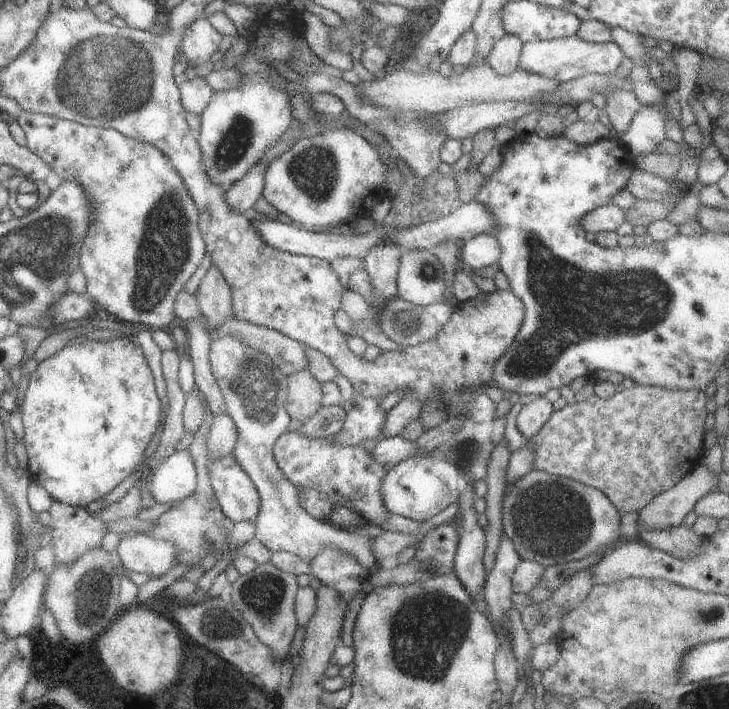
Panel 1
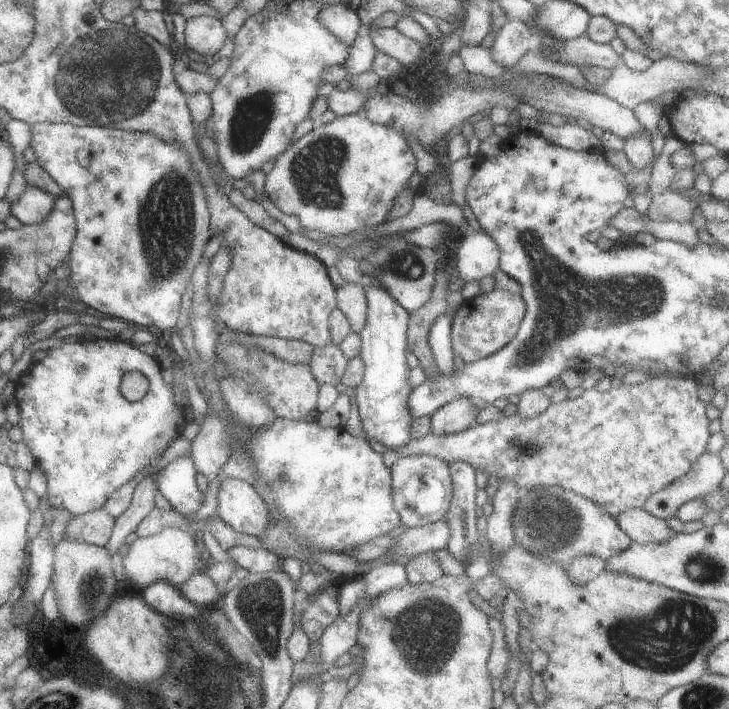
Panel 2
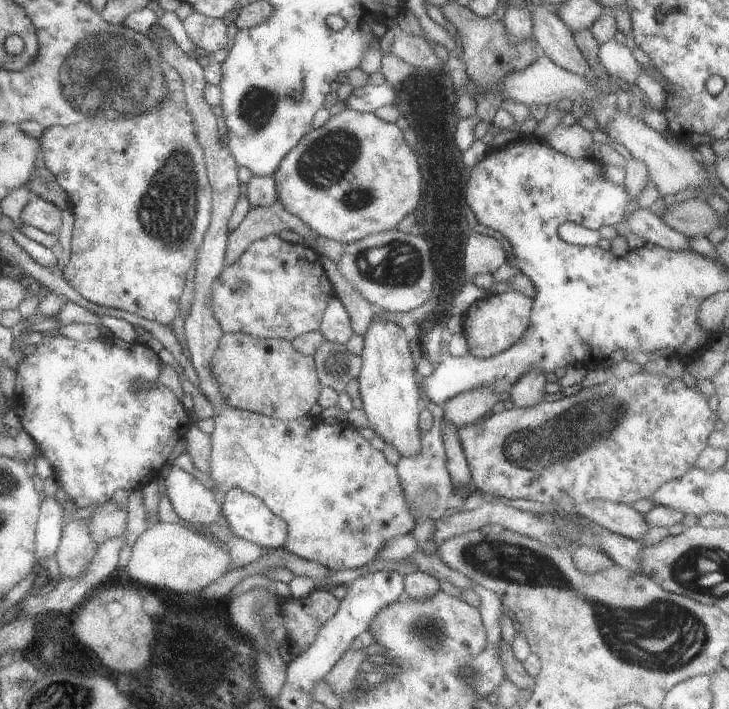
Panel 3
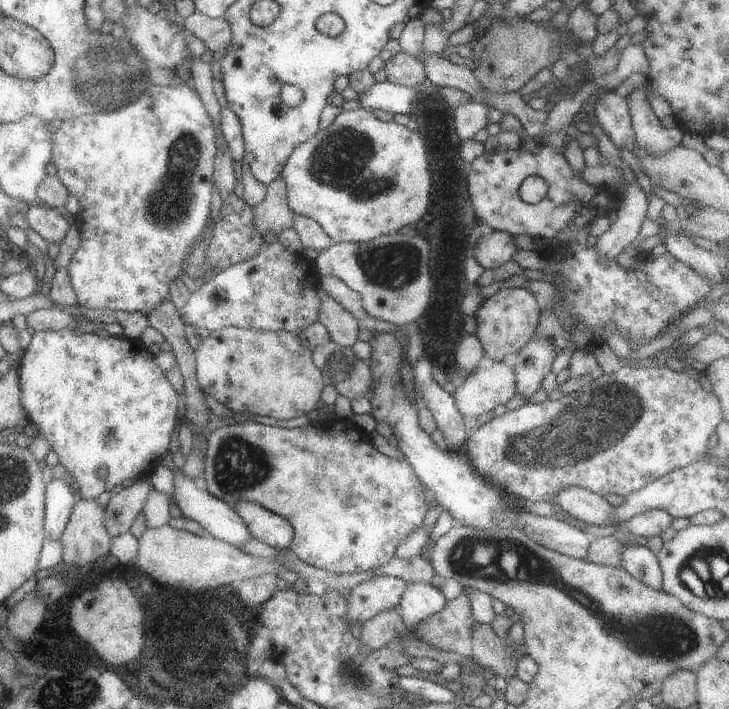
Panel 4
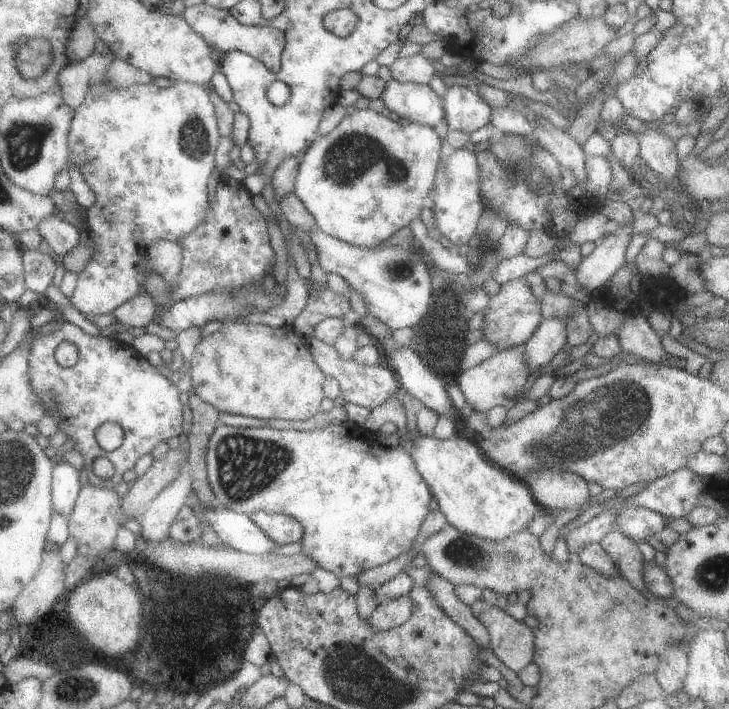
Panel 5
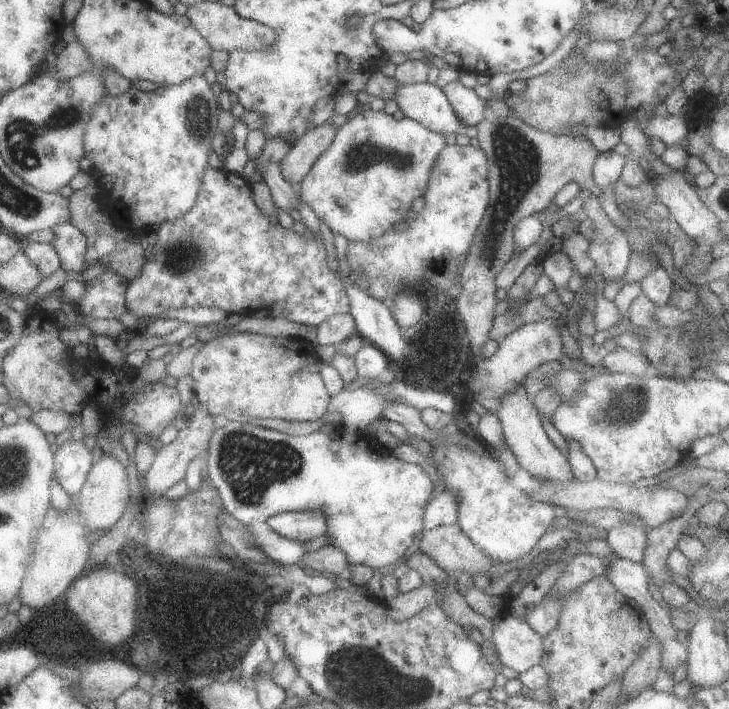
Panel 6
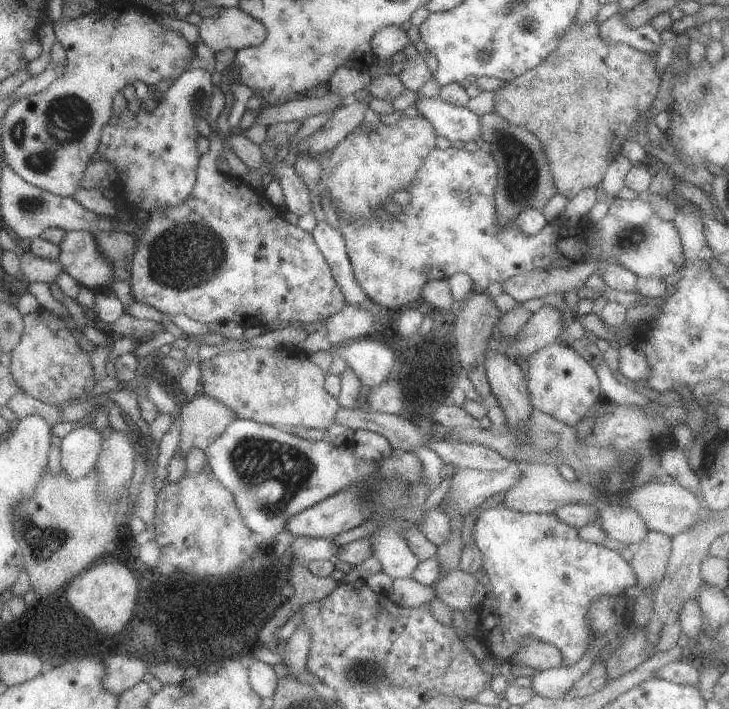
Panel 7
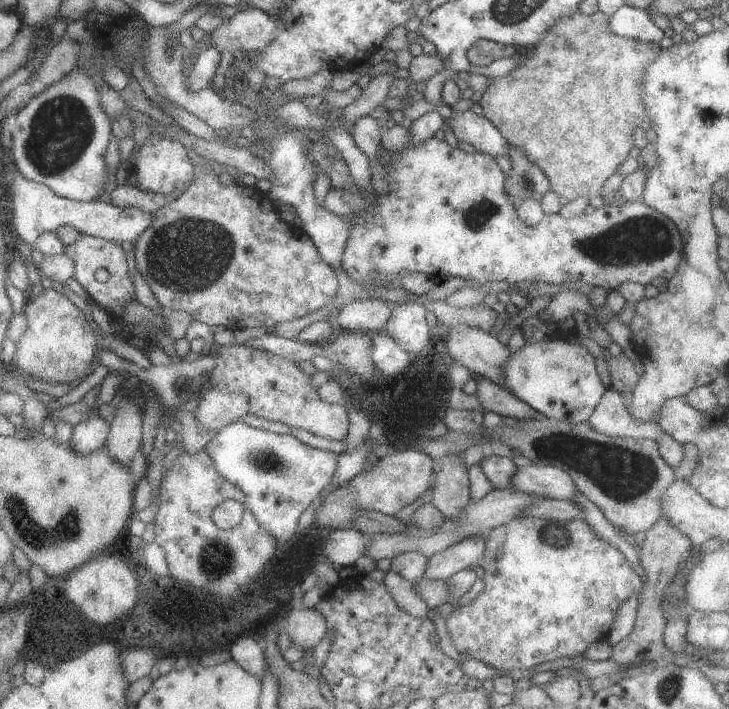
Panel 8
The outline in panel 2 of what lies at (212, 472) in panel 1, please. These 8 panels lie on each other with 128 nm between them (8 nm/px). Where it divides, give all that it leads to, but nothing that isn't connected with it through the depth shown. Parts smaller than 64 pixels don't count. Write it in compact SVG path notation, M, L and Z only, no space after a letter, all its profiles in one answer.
M227 477L216 488L216 516L235 532L257 538L268 527L268 508L255 489L241 479Z

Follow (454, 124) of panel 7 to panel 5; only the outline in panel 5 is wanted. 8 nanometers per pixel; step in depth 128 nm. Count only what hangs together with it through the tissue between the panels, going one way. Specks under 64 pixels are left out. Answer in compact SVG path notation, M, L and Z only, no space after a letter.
M391 80L386 82L385 90L381 92L379 98L381 102L384 102L387 110L397 113L400 118L436 129L443 129L442 100L427 84Z

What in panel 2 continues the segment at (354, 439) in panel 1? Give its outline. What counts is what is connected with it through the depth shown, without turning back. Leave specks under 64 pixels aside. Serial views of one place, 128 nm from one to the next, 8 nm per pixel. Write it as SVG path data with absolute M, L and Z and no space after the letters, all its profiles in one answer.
M367 281L361 286L366 298L366 319L363 328L358 332L358 355L365 365L365 371L359 385L349 391L349 394L355 399L363 439L367 442L373 439L387 449L396 449L411 439L409 423L413 420L406 407L406 398L411 389L407 385L409 369L404 356L407 352L406 328L409 313L379 283Z

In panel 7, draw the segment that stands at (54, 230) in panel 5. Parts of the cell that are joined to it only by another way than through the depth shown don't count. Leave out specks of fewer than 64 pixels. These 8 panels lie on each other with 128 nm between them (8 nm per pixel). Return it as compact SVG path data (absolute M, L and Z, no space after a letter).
M79 229L65 231L58 247L57 262L80 287L94 293L110 287L114 289L111 265L98 254L90 232Z

